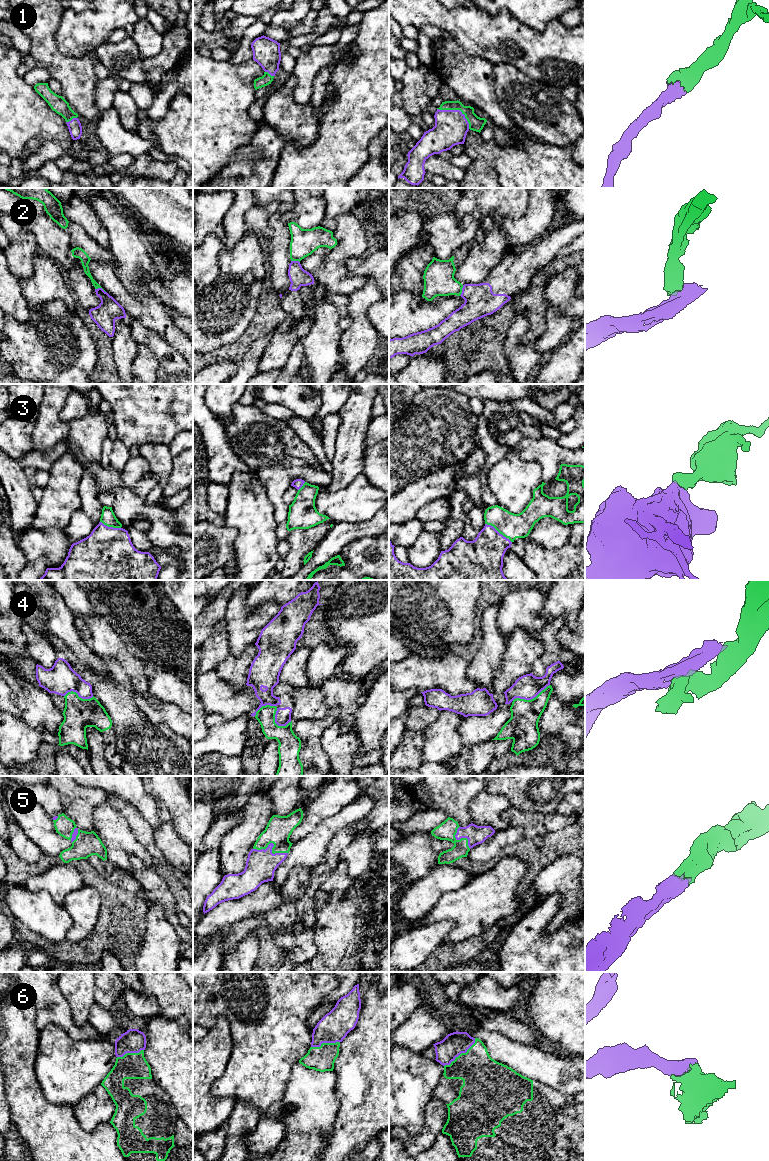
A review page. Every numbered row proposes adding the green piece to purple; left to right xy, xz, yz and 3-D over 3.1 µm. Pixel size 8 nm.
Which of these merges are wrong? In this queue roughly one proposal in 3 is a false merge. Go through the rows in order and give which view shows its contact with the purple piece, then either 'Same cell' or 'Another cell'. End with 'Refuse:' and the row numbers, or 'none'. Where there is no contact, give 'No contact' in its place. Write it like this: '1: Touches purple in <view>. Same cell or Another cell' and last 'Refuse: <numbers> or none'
1: Touches purple in yz. Same cell
2: Touches purple in xy. Another cell
3: Touches purple in yz. Same cell
4: Touches purple in yz. Another cell
5: Touches purple in xz. Same cell
6: Touches purple in yz. Same cell
Refuse: 2, 4

